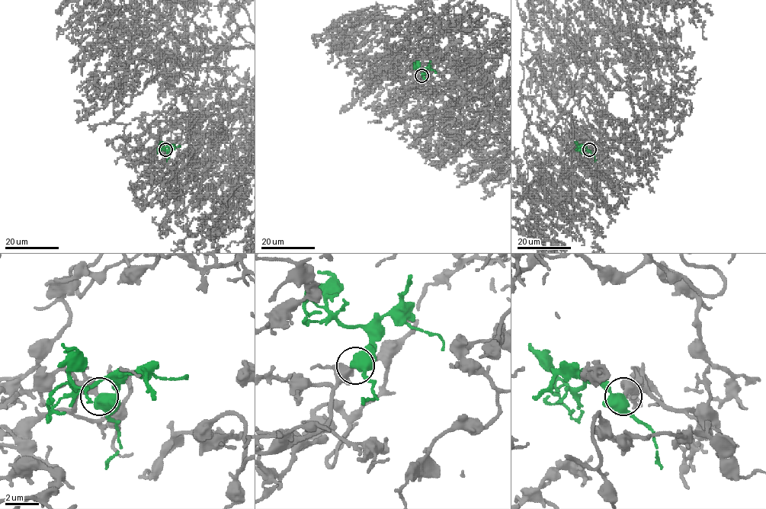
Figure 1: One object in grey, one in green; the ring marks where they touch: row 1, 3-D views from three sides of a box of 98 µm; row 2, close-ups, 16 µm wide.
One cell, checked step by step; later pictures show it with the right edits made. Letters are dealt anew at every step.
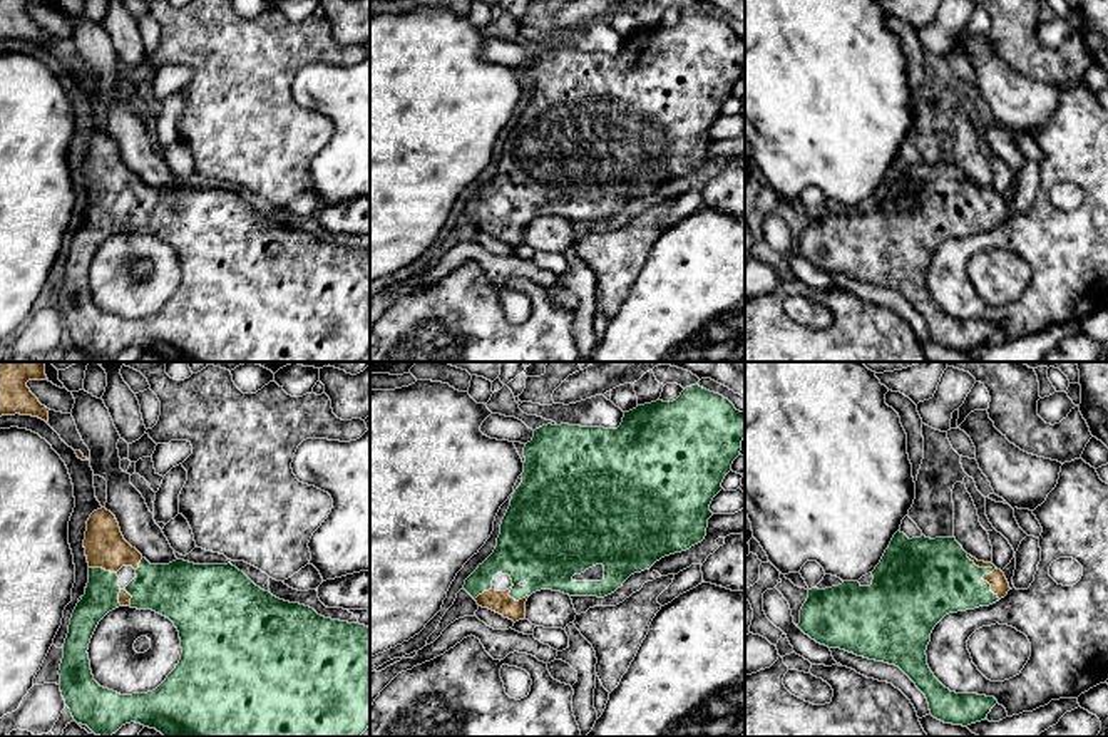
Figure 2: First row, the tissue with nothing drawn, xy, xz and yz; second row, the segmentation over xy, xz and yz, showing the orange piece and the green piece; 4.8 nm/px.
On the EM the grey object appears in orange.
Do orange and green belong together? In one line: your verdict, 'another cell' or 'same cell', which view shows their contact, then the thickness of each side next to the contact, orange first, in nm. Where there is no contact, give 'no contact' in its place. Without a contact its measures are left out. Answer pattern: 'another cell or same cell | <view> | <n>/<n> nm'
same cell | yz | 90/360 nm

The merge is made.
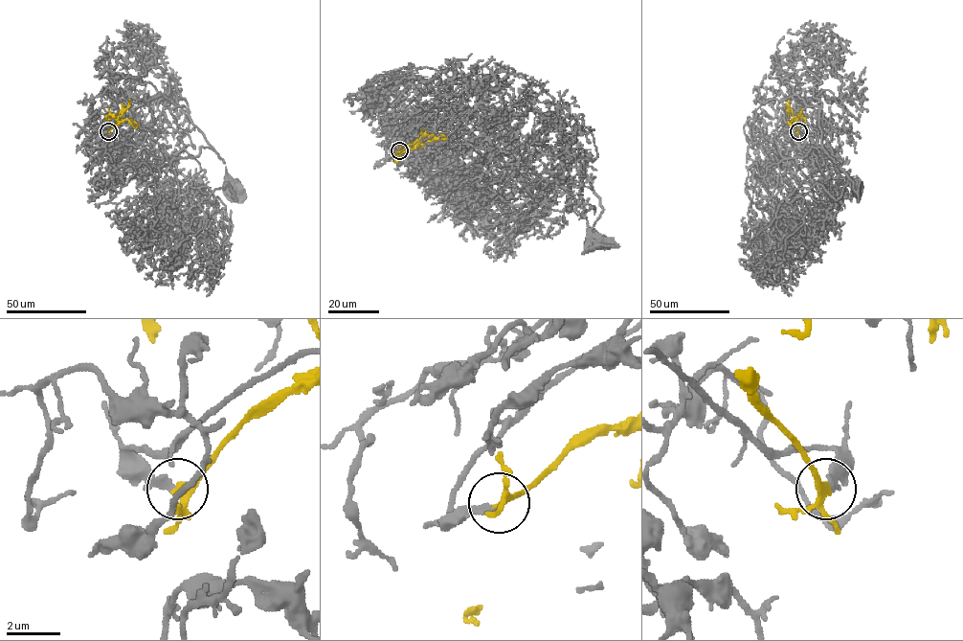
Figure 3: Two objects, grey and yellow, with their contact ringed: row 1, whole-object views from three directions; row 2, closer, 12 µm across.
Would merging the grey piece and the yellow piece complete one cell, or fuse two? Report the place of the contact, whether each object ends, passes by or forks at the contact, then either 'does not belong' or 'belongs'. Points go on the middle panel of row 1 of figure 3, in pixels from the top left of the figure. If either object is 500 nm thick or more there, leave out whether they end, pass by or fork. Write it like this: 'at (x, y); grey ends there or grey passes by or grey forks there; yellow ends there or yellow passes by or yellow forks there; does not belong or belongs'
at (399, 150); grey ends there; yellow forks there; belongs

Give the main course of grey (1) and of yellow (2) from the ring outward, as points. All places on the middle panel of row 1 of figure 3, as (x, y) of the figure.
1: (399, 151), (446, 113), (513, 110), (505, 179), (563, 132), (597, 242)
2: (399, 150), (416, 140), (415, 146), (422, 136), (434, 135)

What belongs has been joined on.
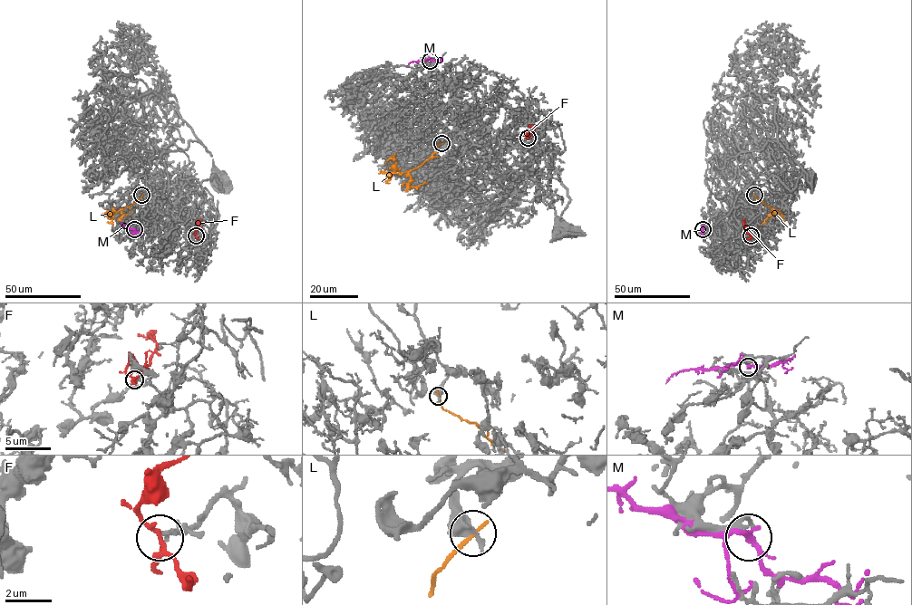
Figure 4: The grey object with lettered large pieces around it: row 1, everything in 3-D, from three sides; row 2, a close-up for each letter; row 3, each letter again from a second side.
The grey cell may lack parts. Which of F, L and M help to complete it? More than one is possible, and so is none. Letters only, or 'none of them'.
F

